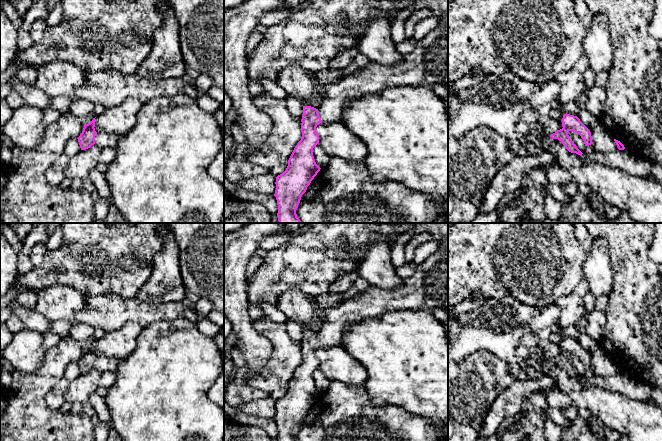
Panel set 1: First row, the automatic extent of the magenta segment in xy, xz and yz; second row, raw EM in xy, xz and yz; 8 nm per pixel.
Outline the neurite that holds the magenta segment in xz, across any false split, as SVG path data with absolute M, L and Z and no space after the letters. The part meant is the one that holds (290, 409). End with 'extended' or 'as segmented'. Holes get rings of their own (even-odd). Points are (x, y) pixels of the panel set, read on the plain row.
M448 236L439 243L433 254L416 265L413 275L403 279L402 287L390 290L370 285L338 306L324 309L318 333L303 330L302 362L286 394L276 401L277 441L297 441L301 421L321 393L313 380L313 372L319 368L316 351L320 347L341 344L349 326L386 312L448 309Z | extended

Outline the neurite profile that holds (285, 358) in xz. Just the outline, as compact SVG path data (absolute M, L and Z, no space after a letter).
M264 316L253 320L254 329L272 345L272 352L261 372L247 374L246 383L268 394L288 386L302 362L301 344L291 339L286 323L273 322Z

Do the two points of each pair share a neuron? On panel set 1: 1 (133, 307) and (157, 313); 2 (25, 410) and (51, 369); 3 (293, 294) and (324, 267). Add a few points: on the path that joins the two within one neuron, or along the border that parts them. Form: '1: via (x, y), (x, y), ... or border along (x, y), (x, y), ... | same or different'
1: via (139, 312), (151, 313) | same
2: via (26, 400), (26, 395), (42, 379) | same
3: border along (277, 296), (289, 288), (298, 287), (314, 297) | different

